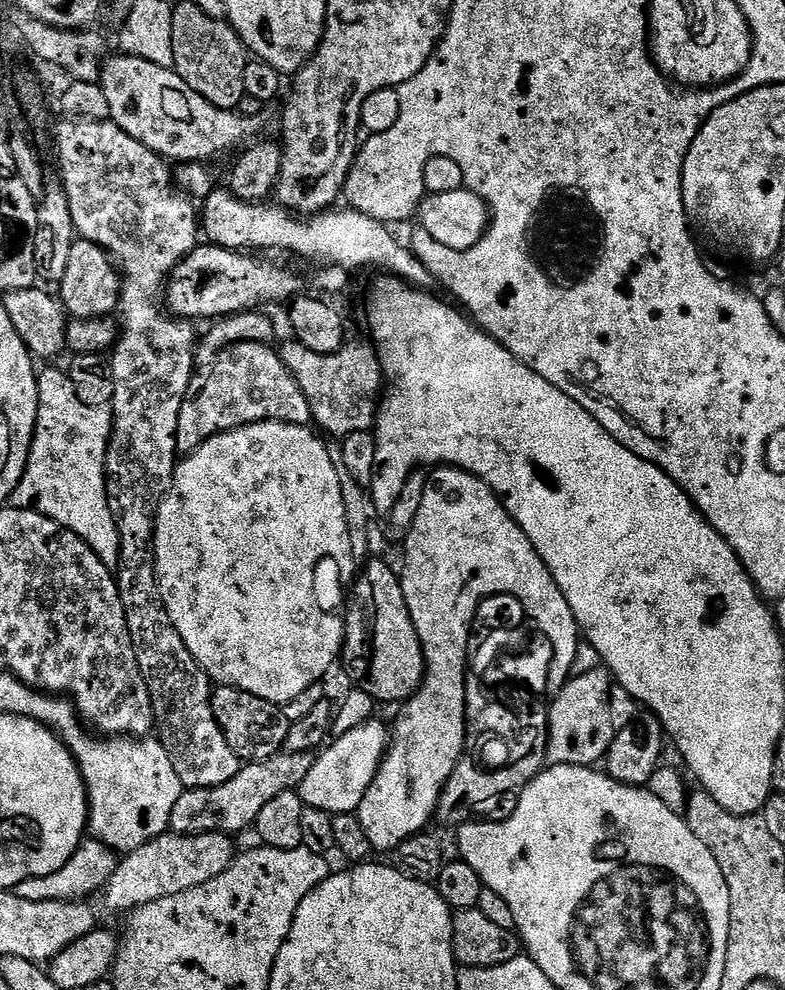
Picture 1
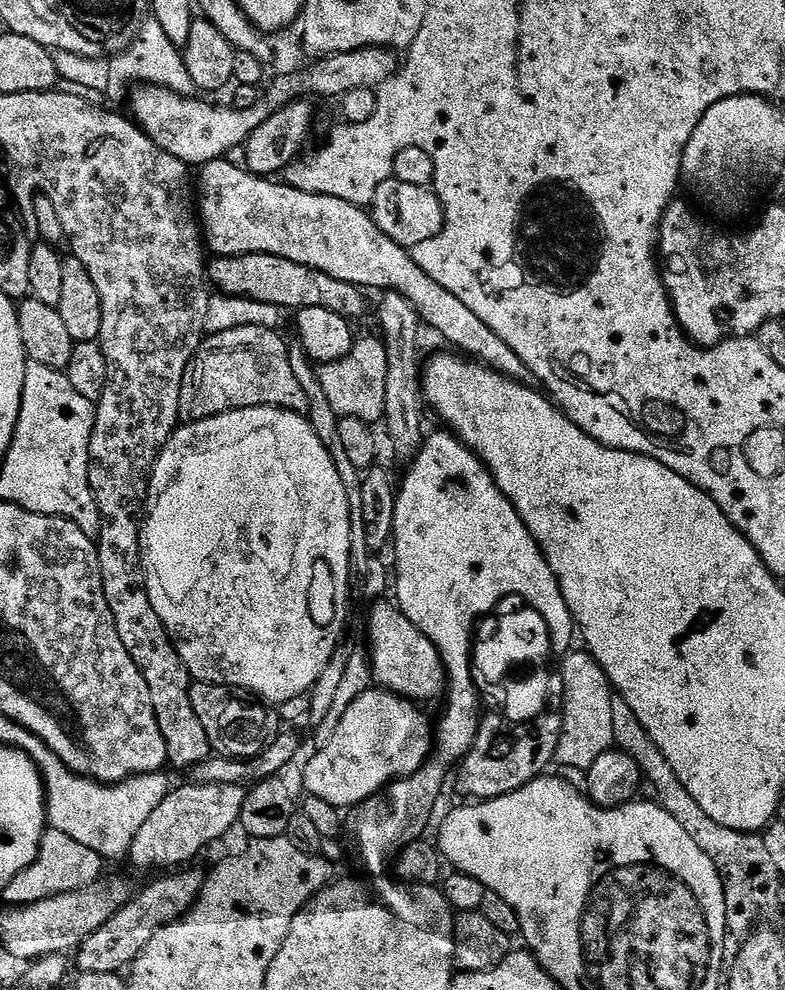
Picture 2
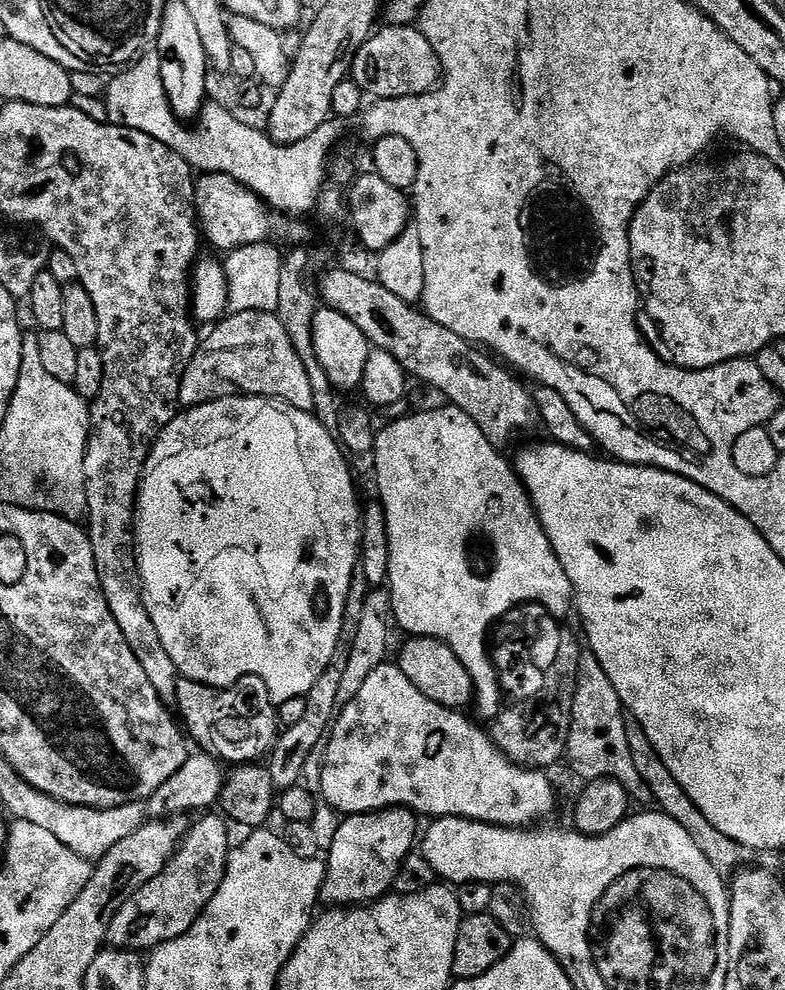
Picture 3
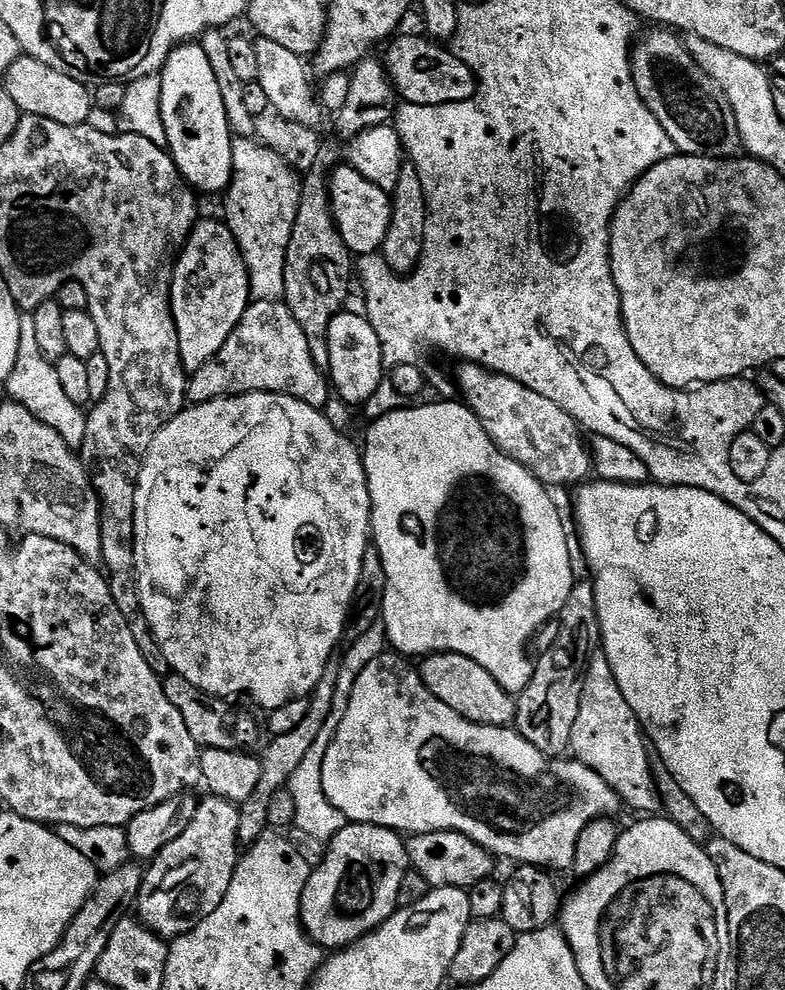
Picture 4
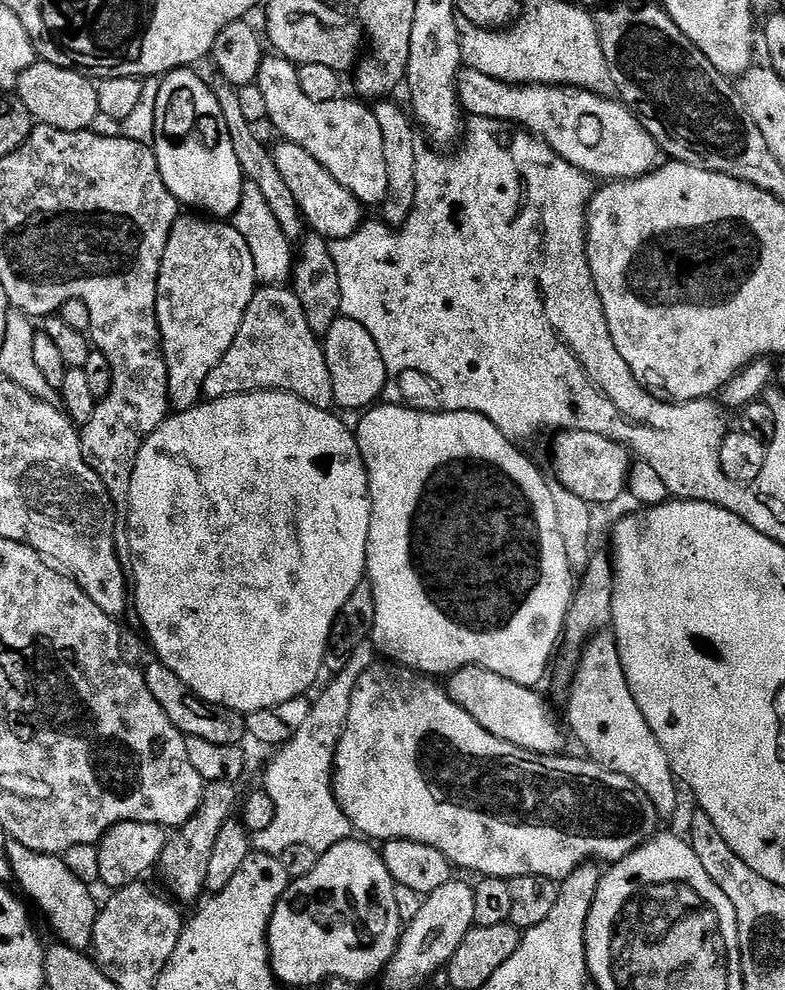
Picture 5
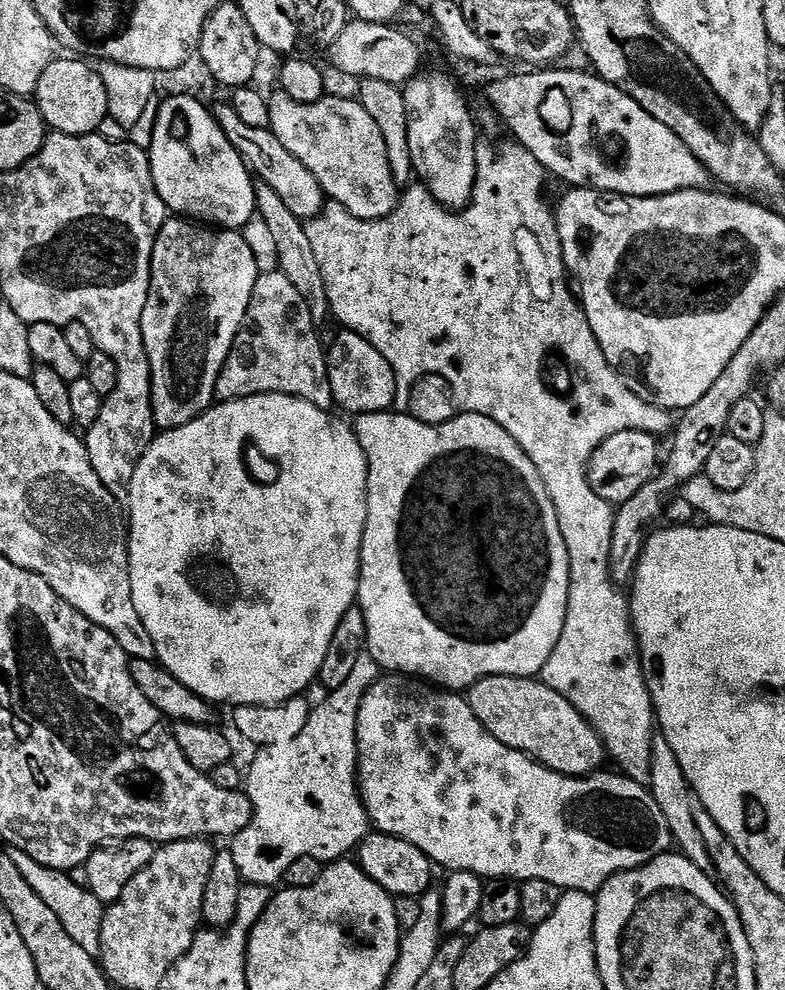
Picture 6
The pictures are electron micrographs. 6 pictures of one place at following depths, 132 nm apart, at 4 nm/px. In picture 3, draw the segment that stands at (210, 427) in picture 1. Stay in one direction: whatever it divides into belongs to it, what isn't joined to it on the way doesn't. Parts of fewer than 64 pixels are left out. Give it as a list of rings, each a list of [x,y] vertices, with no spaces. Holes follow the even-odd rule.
[[[234,312],[225,315],[212,330],[205,340],[203,337],[199,341],[180,383],[180,403],[185,409],[196,408],[199,404],[209,404],[227,396],[243,394],[268,396],[272,400],[286,402],[303,412],[313,411],[314,386],[310,386],[309,365],[302,362],[286,326],[282,326],[280,317],[275,312]]]

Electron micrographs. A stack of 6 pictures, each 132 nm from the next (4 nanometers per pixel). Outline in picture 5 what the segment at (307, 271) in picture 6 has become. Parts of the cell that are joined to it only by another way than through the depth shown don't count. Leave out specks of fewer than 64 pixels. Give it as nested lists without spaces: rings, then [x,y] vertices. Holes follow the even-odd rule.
[[[221,72],[215,73],[211,85],[212,92],[215,94],[215,98],[218,99],[218,104],[222,107],[226,128],[230,130],[230,142],[234,142],[234,154],[238,154],[238,162],[242,166],[247,183],[256,184],[258,190],[262,190],[266,202],[270,202],[270,210],[274,210],[274,218],[278,218],[278,226],[284,237],[290,242],[299,241],[305,235],[306,221],[300,214],[298,202],[294,202],[294,194],[290,194],[290,189],[286,186],[282,174],[278,171],[278,166],[274,162],[270,148],[267,148],[256,137],[257,129],[243,117],[237,87],[232,85]]]

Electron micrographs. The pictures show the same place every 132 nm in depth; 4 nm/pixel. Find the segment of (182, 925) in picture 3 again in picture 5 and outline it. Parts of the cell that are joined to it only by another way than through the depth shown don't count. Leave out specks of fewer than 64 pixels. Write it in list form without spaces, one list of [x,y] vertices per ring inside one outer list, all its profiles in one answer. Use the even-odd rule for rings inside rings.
[[[214,782],[208,784],[204,789],[204,797],[200,803],[200,811],[188,819],[183,826],[175,829],[168,837],[168,844],[164,847],[164,853],[160,856],[158,865],[158,873],[164,879],[164,884],[168,887],[167,895],[173,901],[179,902],[181,905],[192,904],[200,895],[206,892],[206,869],[210,863],[210,854],[214,854],[214,841],[218,838],[218,830],[222,830],[222,826],[228,820],[233,819],[235,810],[238,808],[238,800],[236,804],[236,784],[230,782]]]

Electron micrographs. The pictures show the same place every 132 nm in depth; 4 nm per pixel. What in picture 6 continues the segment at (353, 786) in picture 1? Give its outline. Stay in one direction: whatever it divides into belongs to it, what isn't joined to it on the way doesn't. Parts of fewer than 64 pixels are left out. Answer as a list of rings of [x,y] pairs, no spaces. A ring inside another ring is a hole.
[[[384,674],[379,680],[376,680],[370,687],[368,692],[362,698],[360,709],[358,710],[358,722],[356,723],[356,779],[360,785],[360,799],[364,801],[364,809],[368,811],[368,819],[371,827],[377,833],[385,836],[397,836],[406,842],[410,842],[414,846],[418,846],[418,850],[422,850],[432,861],[433,865],[440,864],[447,870],[452,872],[473,872],[475,876],[481,878],[491,878],[494,880],[514,880],[523,882],[526,880],[541,880],[542,882],[554,882],[554,886],[558,886],[561,890],[569,892],[590,892],[597,893],[600,887],[607,882],[612,876],[616,876],[619,872],[629,872],[635,868],[641,868],[644,864],[649,864],[654,858],[665,855],[673,847],[672,835],[670,834],[670,826],[666,826],[666,817],[662,814],[662,810],[658,810],[658,802],[654,802],[651,791],[645,785],[634,782],[630,777],[623,774],[608,772],[609,770],[601,770],[592,773],[591,776],[564,776],[560,772],[556,772],[553,768],[547,768],[546,765],[541,764],[540,761],[532,759],[527,756],[525,752],[514,750],[510,746],[506,746],[502,742],[498,742],[498,738],[494,738],[494,734],[490,734],[486,730],[486,726],[482,726],[482,722],[474,714],[474,710],[470,707],[467,699],[463,695],[447,690],[441,690],[439,687],[433,686],[431,683],[425,682],[420,678],[413,678],[403,674]]]

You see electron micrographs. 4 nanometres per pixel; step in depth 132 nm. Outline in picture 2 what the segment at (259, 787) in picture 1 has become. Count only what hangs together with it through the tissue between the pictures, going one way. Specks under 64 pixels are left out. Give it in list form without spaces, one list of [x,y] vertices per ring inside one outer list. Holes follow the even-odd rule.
[[[187,782],[181,788],[173,787],[168,796],[154,809],[154,814],[147,818],[139,830],[137,837],[127,852],[127,859],[132,859],[136,868],[164,868],[160,870],[176,870],[187,865],[207,844],[220,840],[233,827],[239,825],[242,806],[248,793],[243,784],[198,784]]]

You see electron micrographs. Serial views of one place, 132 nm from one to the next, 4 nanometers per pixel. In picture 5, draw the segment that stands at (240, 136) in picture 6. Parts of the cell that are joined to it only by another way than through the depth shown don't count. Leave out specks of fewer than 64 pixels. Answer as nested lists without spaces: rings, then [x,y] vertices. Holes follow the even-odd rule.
[[[280,142],[280,145],[274,148],[272,157],[290,189],[290,194],[294,194],[294,202],[298,202],[300,214],[304,217],[307,227],[315,235],[334,241],[344,239],[359,230],[362,223],[360,201],[354,198],[350,190],[346,190],[346,186],[342,186],[332,177],[330,170],[326,170],[326,166],[322,166],[322,162],[314,158],[314,154],[302,150],[302,146],[297,144]]]

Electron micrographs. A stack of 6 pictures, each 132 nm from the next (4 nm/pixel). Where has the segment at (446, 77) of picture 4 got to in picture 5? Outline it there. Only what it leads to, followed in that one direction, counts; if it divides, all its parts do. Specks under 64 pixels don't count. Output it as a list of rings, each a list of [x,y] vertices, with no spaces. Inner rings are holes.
[[[467,66],[461,67],[456,75],[456,93],[461,109],[469,117],[507,120],[509,124],[515,124],[523,131],[544,139],[563,160],[570,162],[570,166],[593,178],[601,176],[601,181],[637,180],[662,163],[662,153],[655,138],[646,131],[644,123],[631,107],[619,99],[599,96],[596,92],[587,92],[585,88],[569,88],[563,84],[508,84],[505,80],[482,74],[482,70]]]

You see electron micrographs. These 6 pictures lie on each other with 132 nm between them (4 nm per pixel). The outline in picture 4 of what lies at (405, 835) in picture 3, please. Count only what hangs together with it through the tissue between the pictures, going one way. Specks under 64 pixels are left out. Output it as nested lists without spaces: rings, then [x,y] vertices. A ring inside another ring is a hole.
[[[348,822],[344,828],[338,830],[332,840],[327,841],[324,857],[322,857],[319,865],[311,869],[309,880],[305,884],[305,889],[302,890],[300,922],[309,939],[325,950],[339,950],[347,948],[349,944],[362,939],[367,932],[373,932],[375,928],[382,926],[382,922],[389,920],[397,910],[396,899],[398,898],[398,889],[402,887],[402,878],[409,870],[410,865],[408,863],[406,840],[401,833],[390,830],[389,828],[383,828],[382,826],[374,826],[373,824],[354,824]]]

